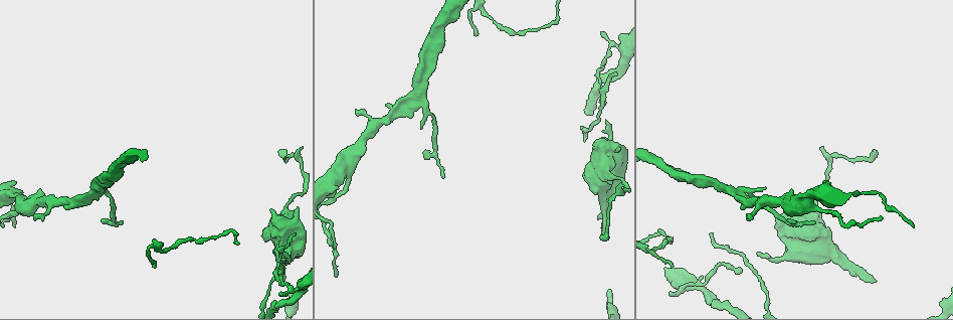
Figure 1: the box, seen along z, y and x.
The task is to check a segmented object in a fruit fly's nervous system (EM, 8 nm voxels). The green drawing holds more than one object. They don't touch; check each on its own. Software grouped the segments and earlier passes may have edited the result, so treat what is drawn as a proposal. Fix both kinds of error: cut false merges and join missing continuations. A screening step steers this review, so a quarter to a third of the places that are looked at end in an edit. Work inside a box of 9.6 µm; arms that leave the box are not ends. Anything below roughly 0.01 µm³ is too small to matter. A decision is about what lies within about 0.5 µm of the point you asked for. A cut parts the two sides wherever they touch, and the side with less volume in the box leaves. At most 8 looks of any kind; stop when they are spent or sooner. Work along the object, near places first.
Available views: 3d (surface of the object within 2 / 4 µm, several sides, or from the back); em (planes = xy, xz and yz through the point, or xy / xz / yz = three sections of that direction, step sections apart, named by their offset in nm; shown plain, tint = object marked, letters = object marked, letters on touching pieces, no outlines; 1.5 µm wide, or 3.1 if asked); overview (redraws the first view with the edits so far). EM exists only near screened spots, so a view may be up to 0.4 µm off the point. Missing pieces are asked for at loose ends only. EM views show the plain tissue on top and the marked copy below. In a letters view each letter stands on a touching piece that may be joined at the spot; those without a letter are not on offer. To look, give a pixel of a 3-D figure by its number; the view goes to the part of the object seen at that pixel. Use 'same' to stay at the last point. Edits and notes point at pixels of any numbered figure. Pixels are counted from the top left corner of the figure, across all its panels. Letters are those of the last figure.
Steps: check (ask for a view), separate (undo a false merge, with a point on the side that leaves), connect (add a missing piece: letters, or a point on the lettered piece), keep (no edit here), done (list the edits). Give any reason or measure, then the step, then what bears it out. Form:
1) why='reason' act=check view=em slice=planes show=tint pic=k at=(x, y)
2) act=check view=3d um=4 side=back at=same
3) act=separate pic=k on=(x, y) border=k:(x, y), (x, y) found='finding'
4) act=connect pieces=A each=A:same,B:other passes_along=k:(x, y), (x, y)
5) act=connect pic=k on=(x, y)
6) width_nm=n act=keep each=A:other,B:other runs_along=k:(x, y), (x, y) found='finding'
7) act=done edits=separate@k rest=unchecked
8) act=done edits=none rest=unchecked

why='tapers out' act=check view=3d um=2 pic=1 at=(283, 279)

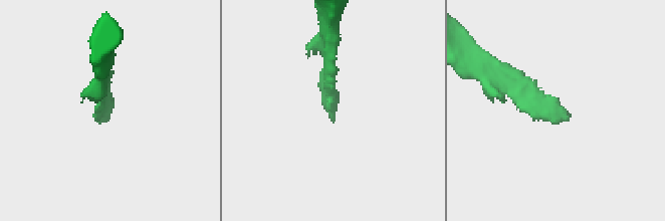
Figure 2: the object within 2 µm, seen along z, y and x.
act=check view=em slice=planes show=letters pic=2 at=(568, 118)

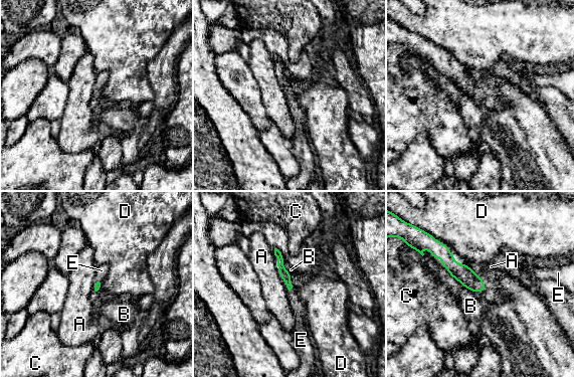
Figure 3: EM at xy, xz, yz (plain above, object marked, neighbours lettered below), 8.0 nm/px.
act=connect pic=3 on=(491, 276) each=A:other,B:other,C:other,D:other,E:same passes_along=3:(465, 275), (467, 266), (491, 276) found='it goes on there'

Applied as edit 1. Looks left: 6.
why='redraw' act=check view=overview

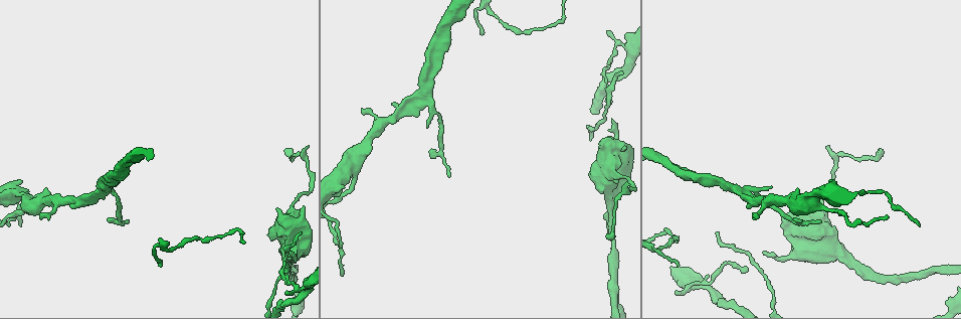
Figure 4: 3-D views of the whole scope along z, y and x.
why='tapers out' act=check view=3d um=2 pic=4 at=(162, 265)

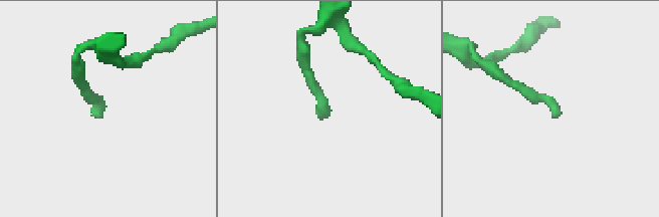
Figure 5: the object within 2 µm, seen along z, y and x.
act=check view=em slice=planes show=letters pic=5 at=(559, 116)

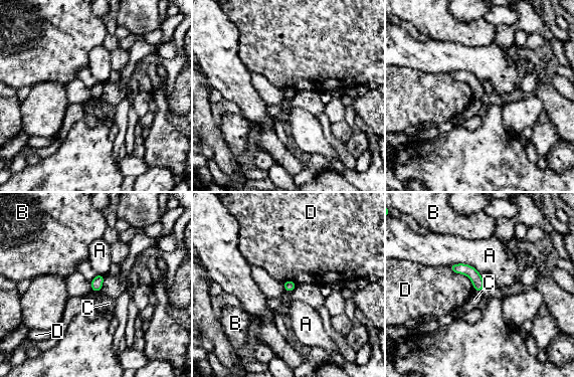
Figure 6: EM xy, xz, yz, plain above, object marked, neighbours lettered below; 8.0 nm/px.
width_nm=90 act=keep each=A:other,B:other,C:other,D:other runs_along=6:(453, 266), (465, 268), (480, 288) found='no lettered piece goes on from it'

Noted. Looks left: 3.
act=done edits=connect@3 rest=unchecked

